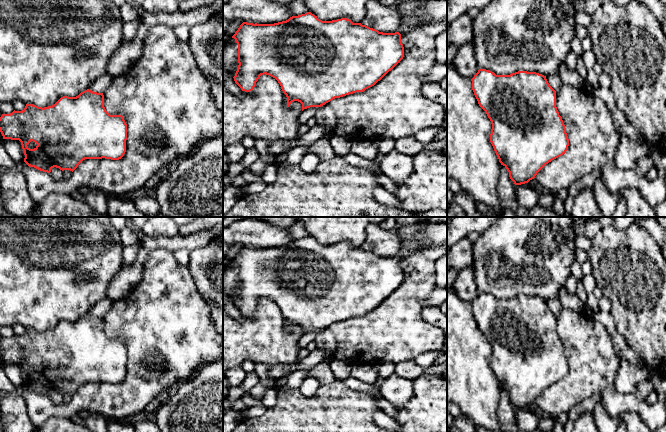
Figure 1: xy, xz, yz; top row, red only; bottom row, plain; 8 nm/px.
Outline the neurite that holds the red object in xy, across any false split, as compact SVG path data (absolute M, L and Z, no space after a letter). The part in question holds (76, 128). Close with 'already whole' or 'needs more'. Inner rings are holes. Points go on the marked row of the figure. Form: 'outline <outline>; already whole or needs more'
outline M89 89L76 97L61 97L54 105L38 107L26 104L22 111L2 114L0 117L0 132L3 139L19 140L24 151L24 162L40 171L50 173L56 167L60 170L74 171L85 159L119 160L126 152L127 124L122 115L110 115L104 107L103 93Z; already whole

